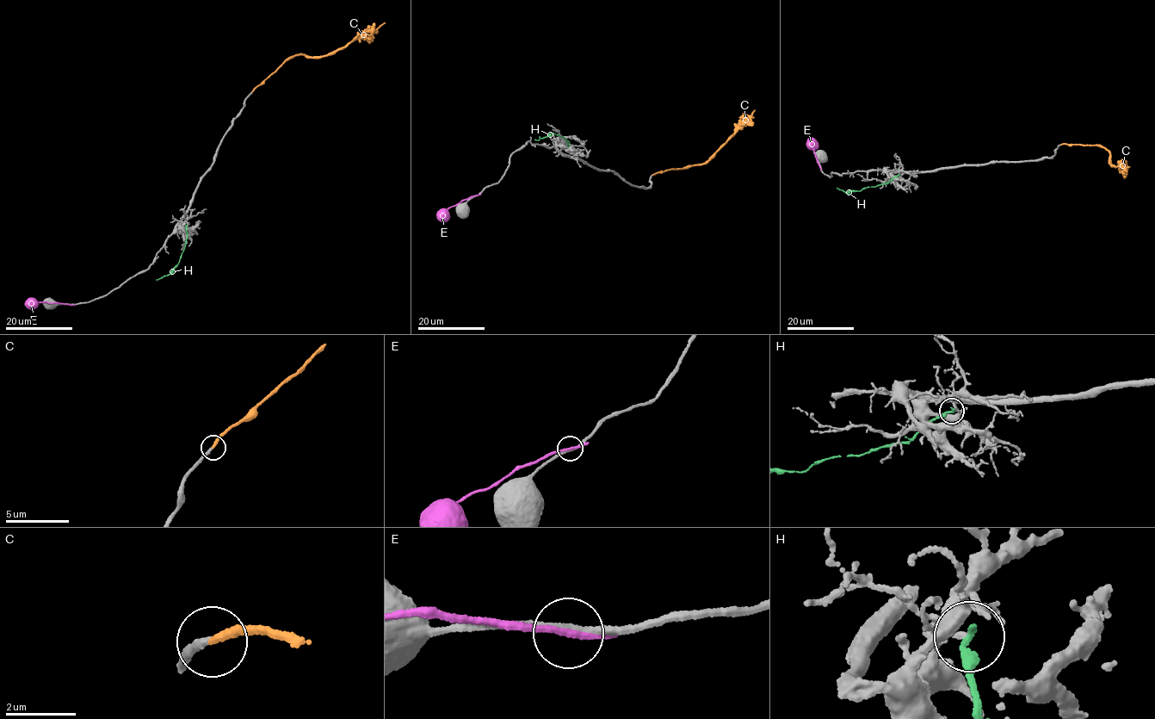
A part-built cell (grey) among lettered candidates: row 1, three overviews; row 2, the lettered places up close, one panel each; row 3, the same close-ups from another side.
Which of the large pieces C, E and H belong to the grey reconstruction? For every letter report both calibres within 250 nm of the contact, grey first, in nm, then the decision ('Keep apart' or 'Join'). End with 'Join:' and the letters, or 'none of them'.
C: Thickness 220 nm (grey) against 220 nm. Join
E: Thickness 180 nm (grey) against 170 nm. Keep apart
H: Thickness 100 nm (grey) against 240 nm. Keep apart
Join: C

